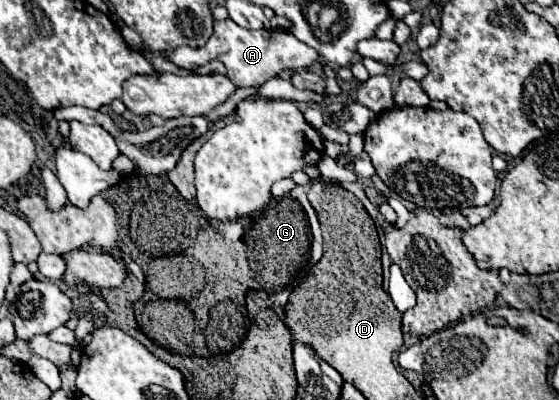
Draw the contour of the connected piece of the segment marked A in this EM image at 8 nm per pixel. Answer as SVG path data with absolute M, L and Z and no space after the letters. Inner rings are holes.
M227 18L221 22L215 22L215 32L203 48L181 46L169 54L165 52L163 58L171 60L183 68L199 68L211 60L221 60L227 66L229 80L233 80L233 84L237 84L237 88L243 88L243 86L261 86L265 80L275 78L285 70L307 68L315 60L319 60L321 56L313 48L309 48L307 44L299 42L291 32L247 30L247 28L241 28L233 20Z

